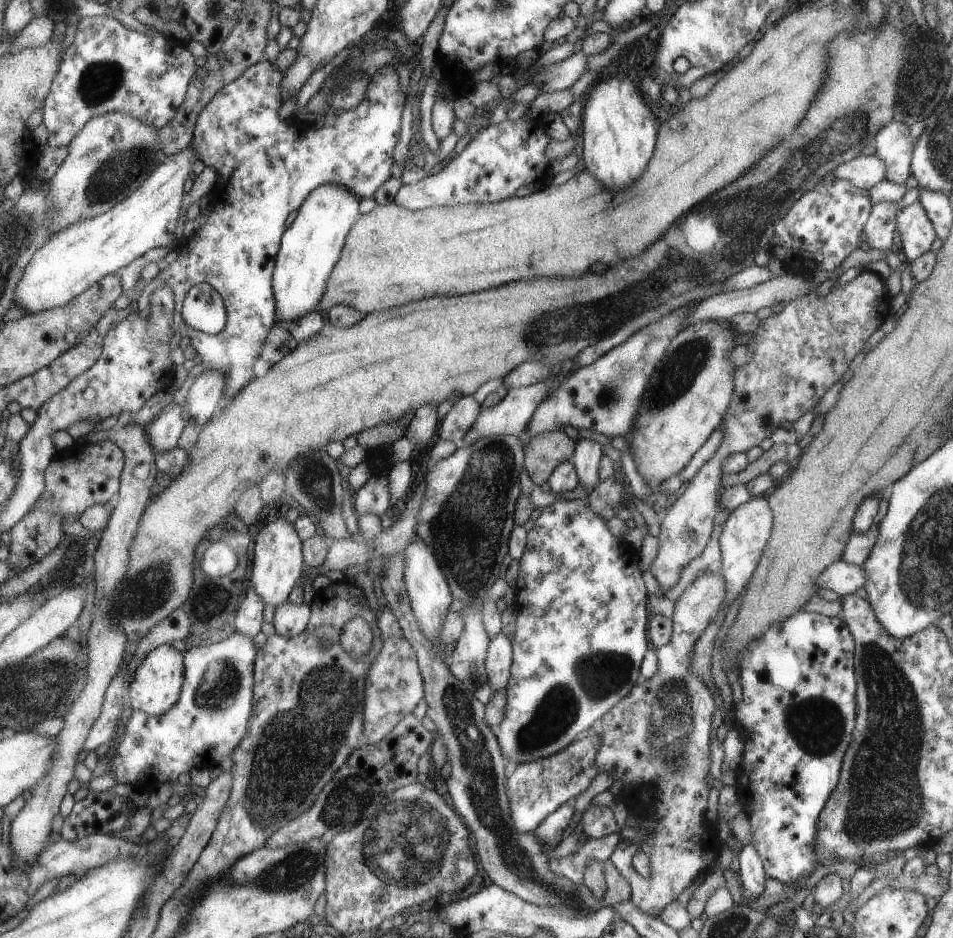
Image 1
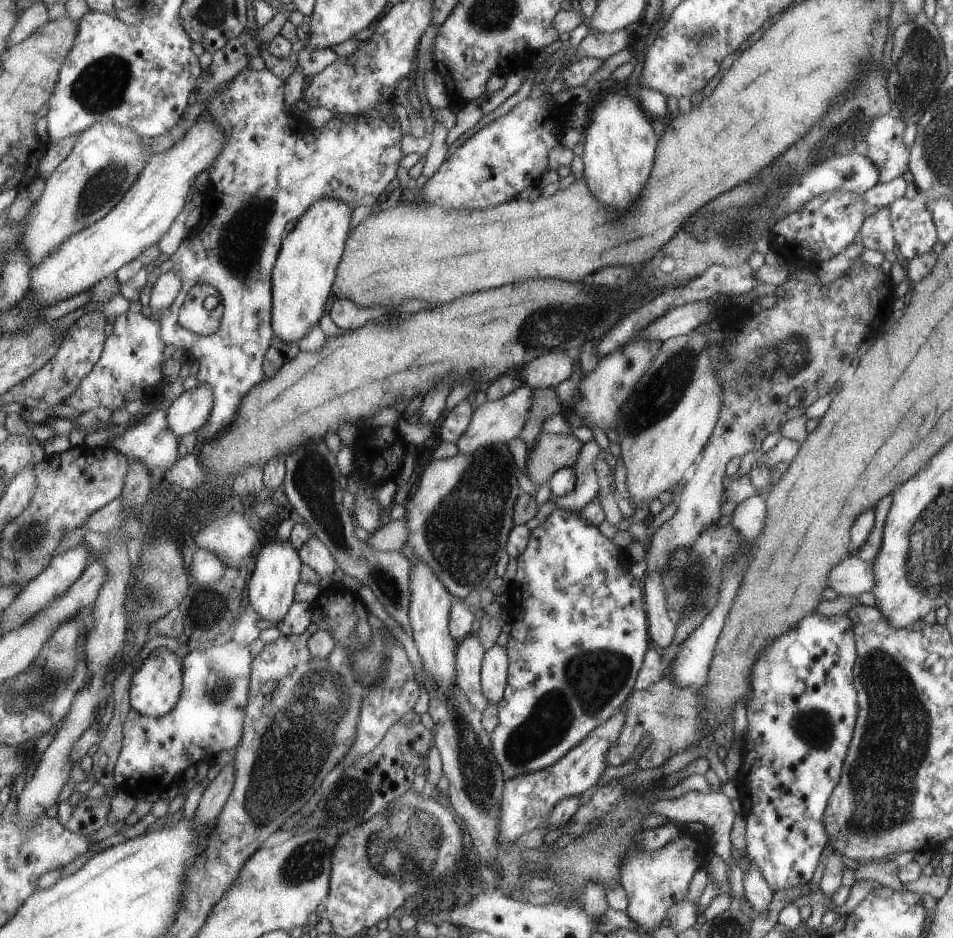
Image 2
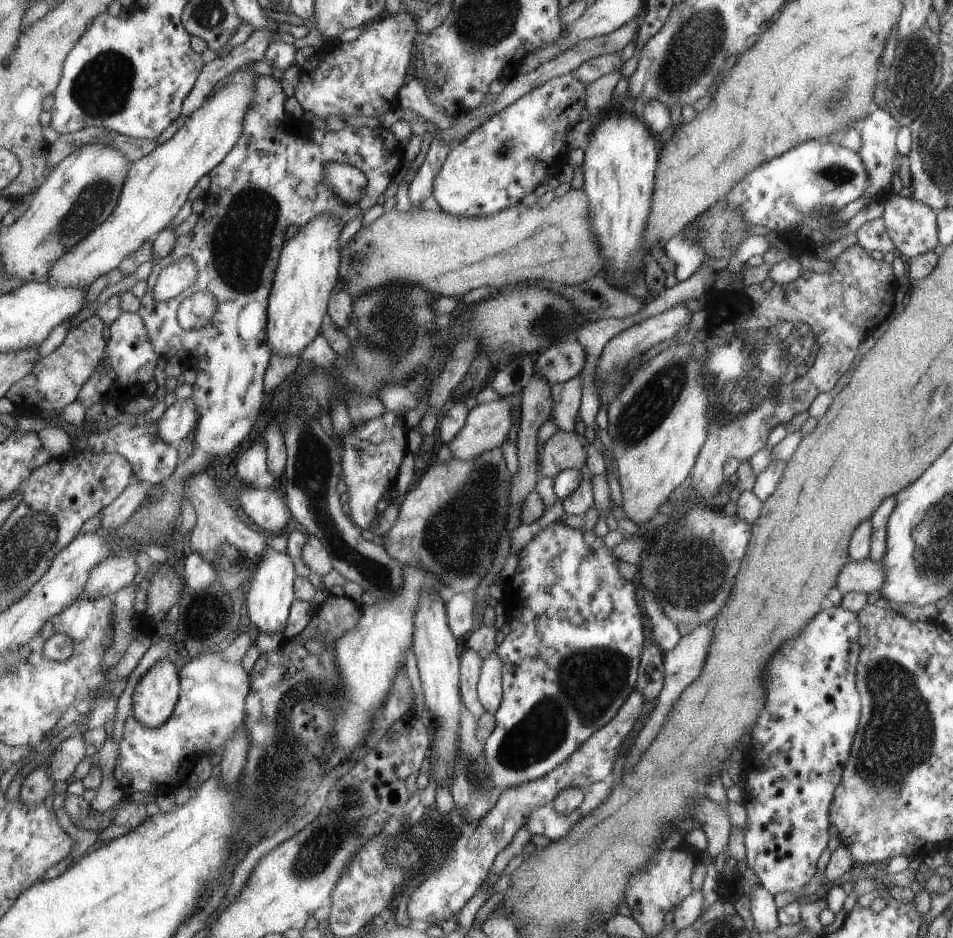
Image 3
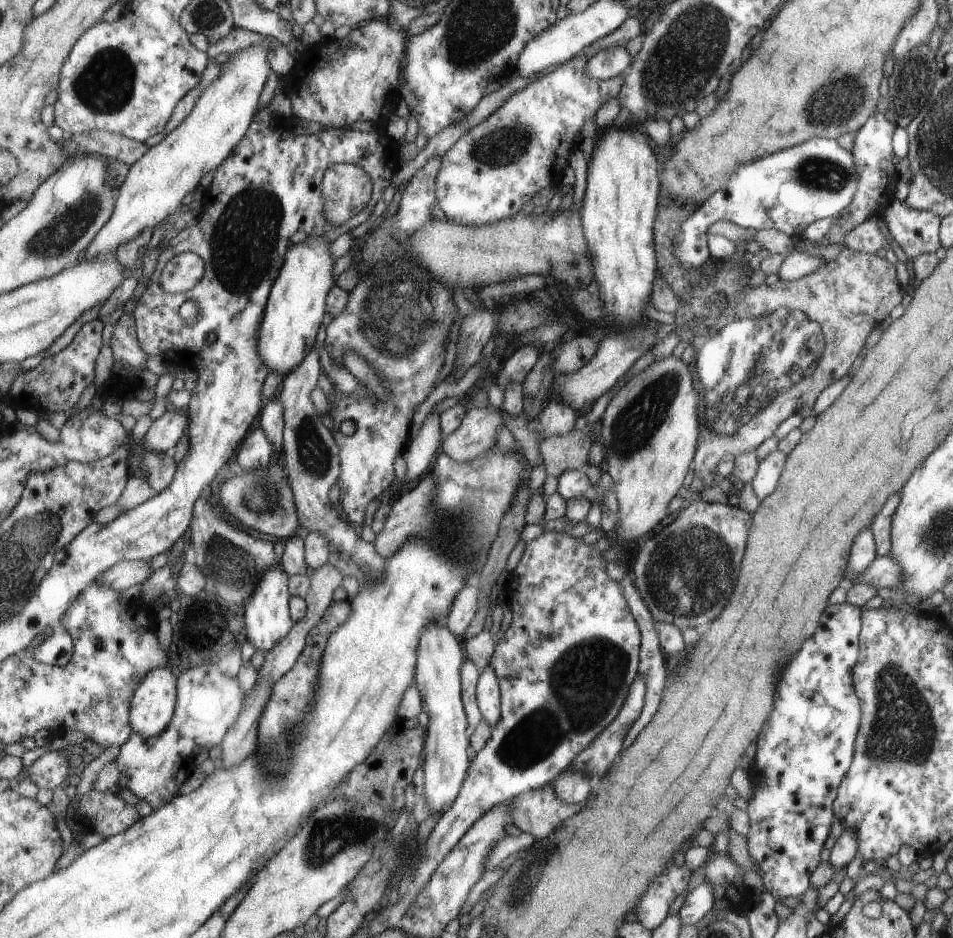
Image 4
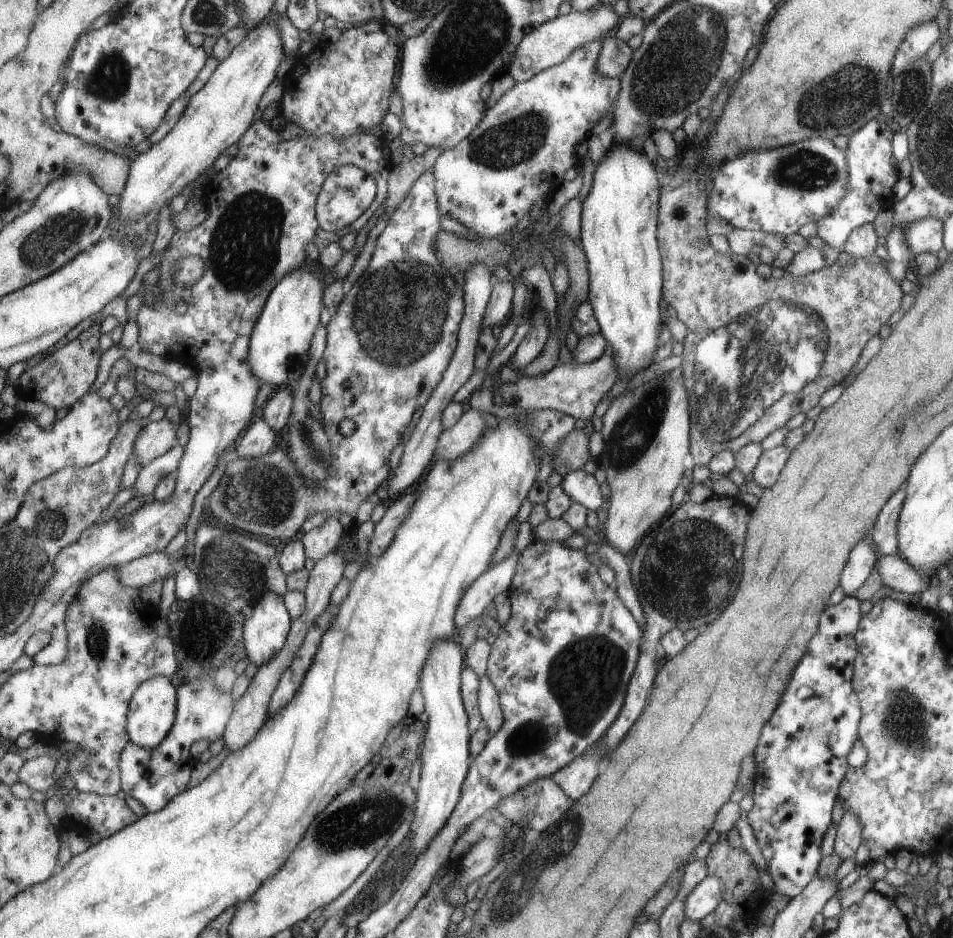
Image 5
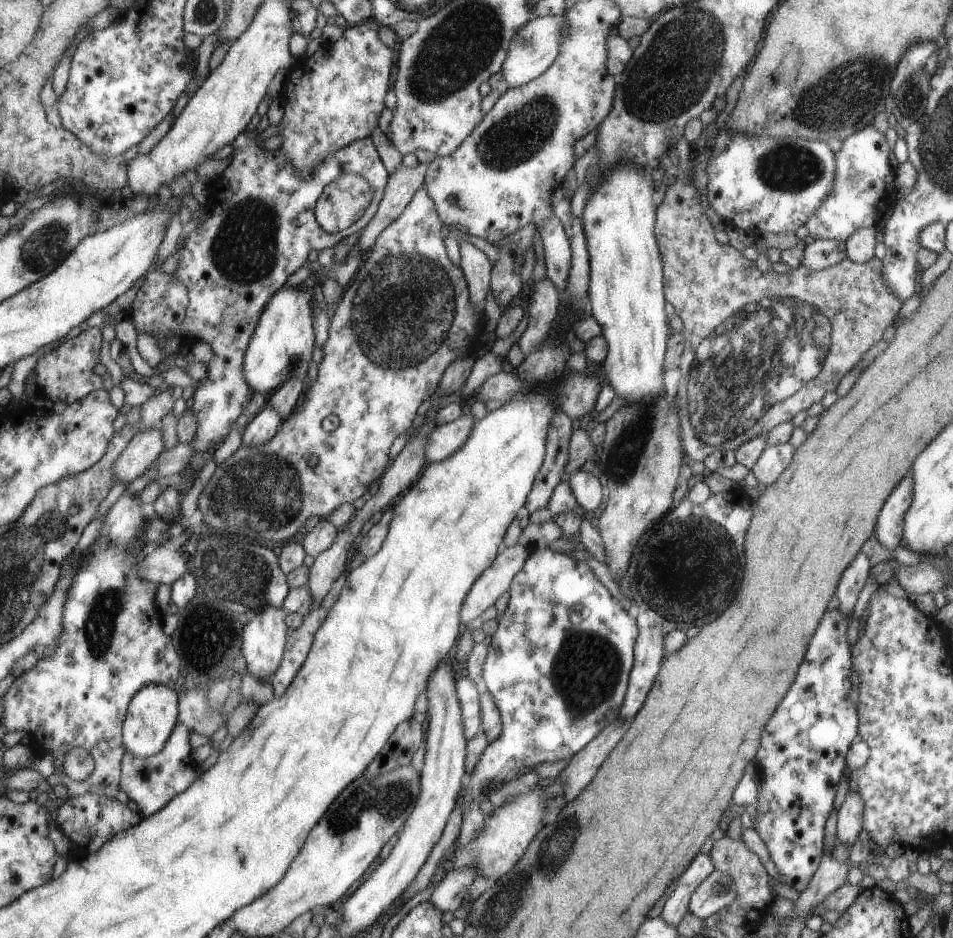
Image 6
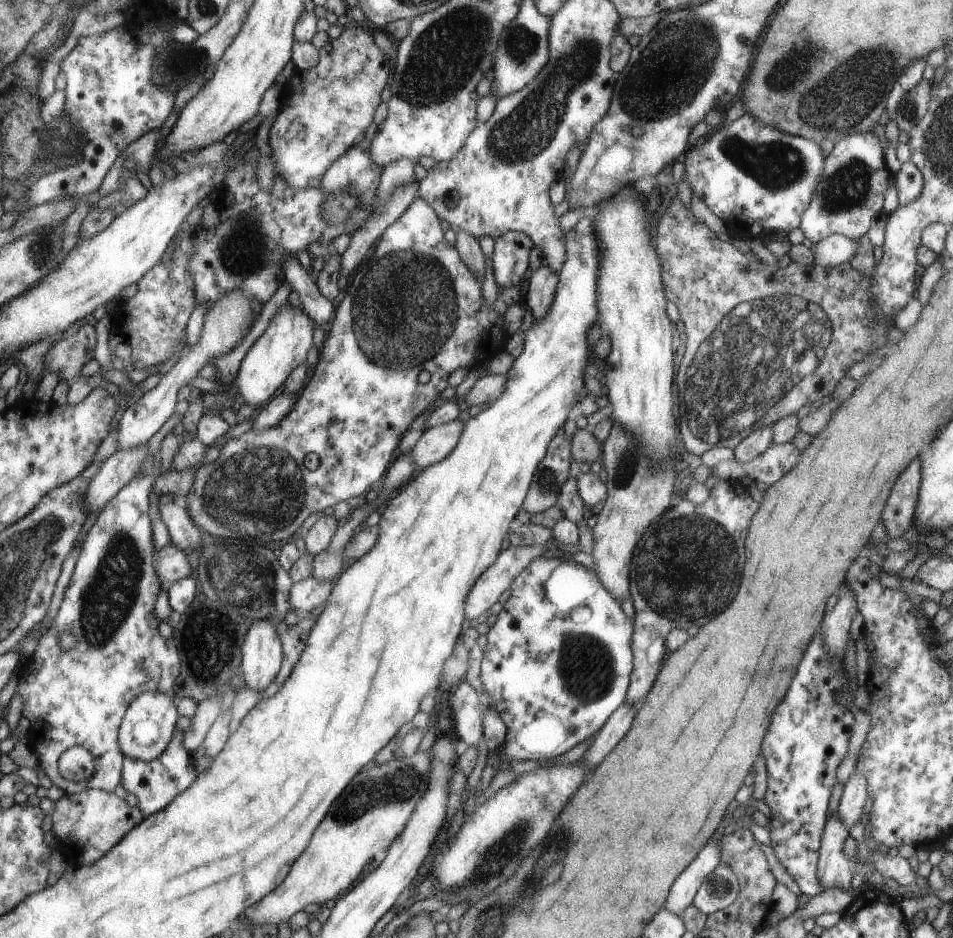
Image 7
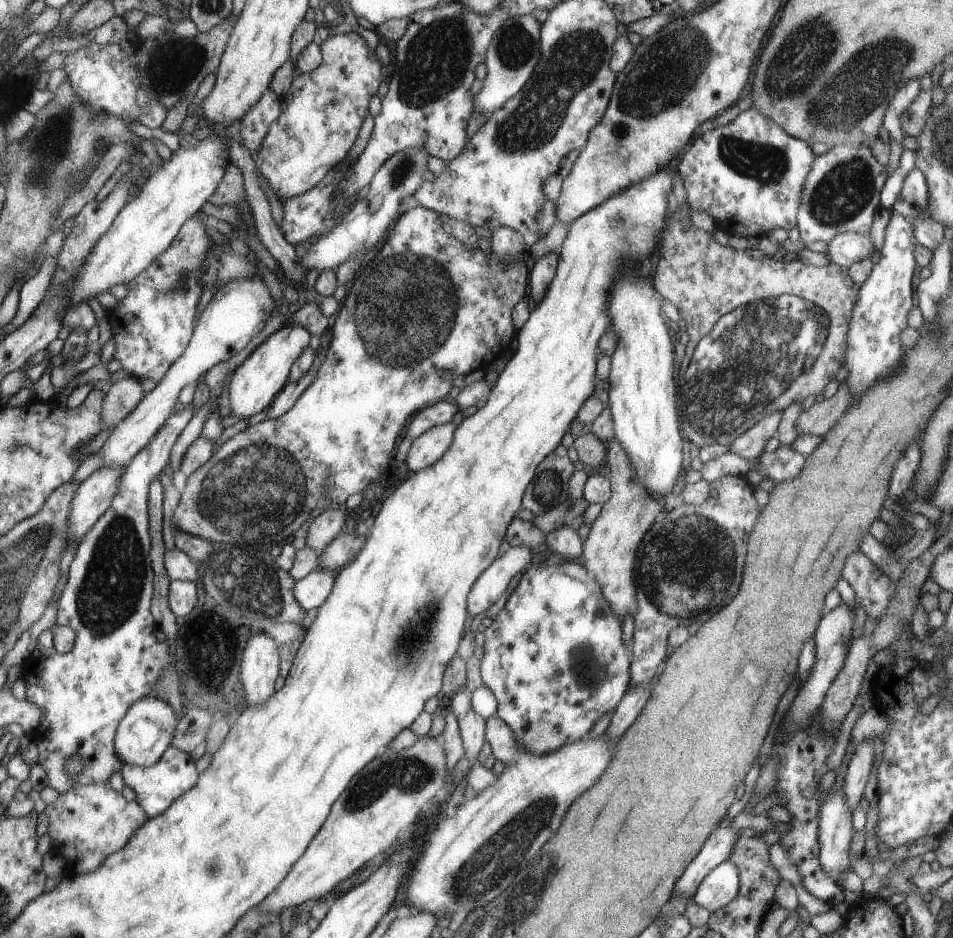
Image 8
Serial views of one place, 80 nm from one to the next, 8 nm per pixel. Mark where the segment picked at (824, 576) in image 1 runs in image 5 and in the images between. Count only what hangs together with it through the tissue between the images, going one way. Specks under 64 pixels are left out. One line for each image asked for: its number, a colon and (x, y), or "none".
2: (853, 576)
3: (866, 576)
4: (881, 572)
5: (894, 572)

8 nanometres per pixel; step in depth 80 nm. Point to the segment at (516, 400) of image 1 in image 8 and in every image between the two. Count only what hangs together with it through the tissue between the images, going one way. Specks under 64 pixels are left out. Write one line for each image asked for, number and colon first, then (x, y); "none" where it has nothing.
2: (500, 420)
3: (486, 425)
4: (475, 435)
5: (457, 439)
6: (444, 439)
7: (435, 442)
8: (427, 447)

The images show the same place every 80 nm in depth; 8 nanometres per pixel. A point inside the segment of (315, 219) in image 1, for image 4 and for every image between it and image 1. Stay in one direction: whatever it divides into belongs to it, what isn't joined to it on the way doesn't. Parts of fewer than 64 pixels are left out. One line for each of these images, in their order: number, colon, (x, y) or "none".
2: (307, 264)
3: (308, 270)
4: (297, 303)

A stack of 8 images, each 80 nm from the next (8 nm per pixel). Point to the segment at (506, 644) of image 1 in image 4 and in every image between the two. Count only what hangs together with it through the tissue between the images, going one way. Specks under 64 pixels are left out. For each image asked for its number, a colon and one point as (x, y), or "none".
2: (494, 668)
3: (489, 688)
4: (488, 694)

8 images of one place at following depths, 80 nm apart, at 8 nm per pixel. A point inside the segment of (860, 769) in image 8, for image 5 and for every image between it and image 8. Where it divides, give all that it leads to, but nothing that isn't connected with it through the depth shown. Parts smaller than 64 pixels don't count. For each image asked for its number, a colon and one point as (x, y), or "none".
5: (847, 838)
6: (849, 815)
7: (850, 805)

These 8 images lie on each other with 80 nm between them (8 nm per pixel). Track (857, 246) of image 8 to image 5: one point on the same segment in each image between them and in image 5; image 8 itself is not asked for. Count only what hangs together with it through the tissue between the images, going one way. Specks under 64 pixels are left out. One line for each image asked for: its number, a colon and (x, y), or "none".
5: (808, 260)
6: (821, 253)
7: (835, 249)

